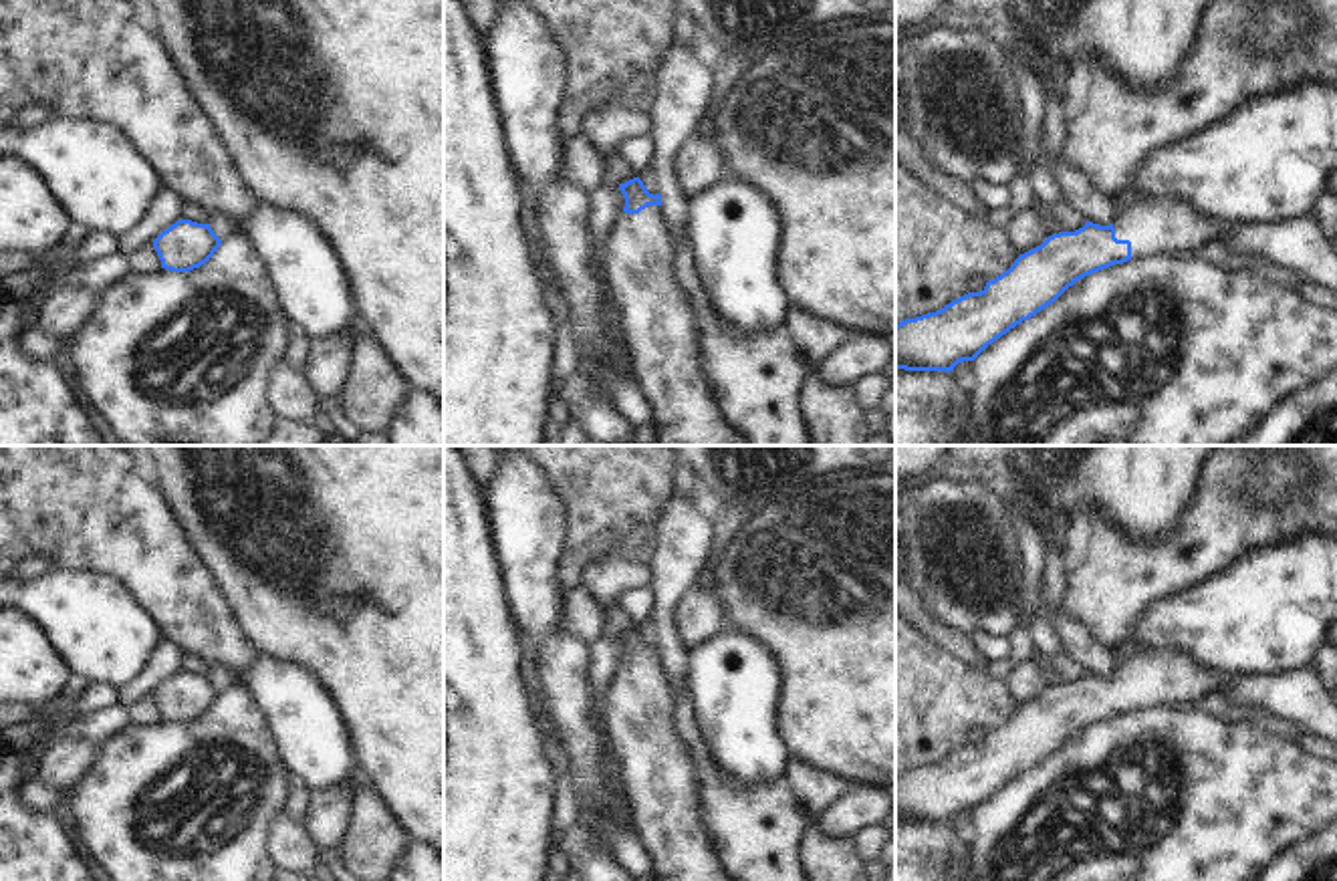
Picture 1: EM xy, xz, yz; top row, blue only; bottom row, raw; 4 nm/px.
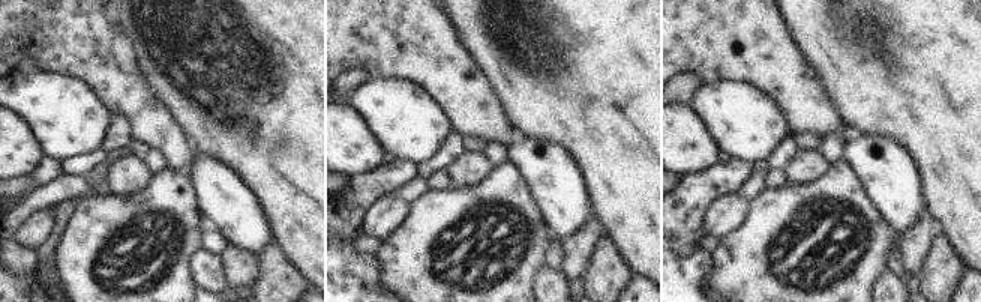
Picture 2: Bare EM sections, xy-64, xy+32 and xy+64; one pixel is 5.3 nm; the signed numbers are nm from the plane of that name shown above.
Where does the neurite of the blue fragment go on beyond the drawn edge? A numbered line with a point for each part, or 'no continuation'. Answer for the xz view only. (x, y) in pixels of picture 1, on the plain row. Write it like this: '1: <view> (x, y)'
1: xz (662, 773)

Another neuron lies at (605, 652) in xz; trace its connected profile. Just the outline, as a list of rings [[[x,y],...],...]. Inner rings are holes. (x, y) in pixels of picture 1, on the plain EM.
[[[599,635],[591,641],[589,661],[597,700],[603,700],[623,667],[625,649],[619,639]]]

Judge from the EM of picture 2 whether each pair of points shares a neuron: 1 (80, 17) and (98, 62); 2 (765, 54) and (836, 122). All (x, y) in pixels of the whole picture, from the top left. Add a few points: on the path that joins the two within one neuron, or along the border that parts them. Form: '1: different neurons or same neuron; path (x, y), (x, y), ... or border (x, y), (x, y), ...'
1: same neuron; path (80, 27), (80, 44), (87, 51)
2: same neuron; path (783, 72), (818, 107)

